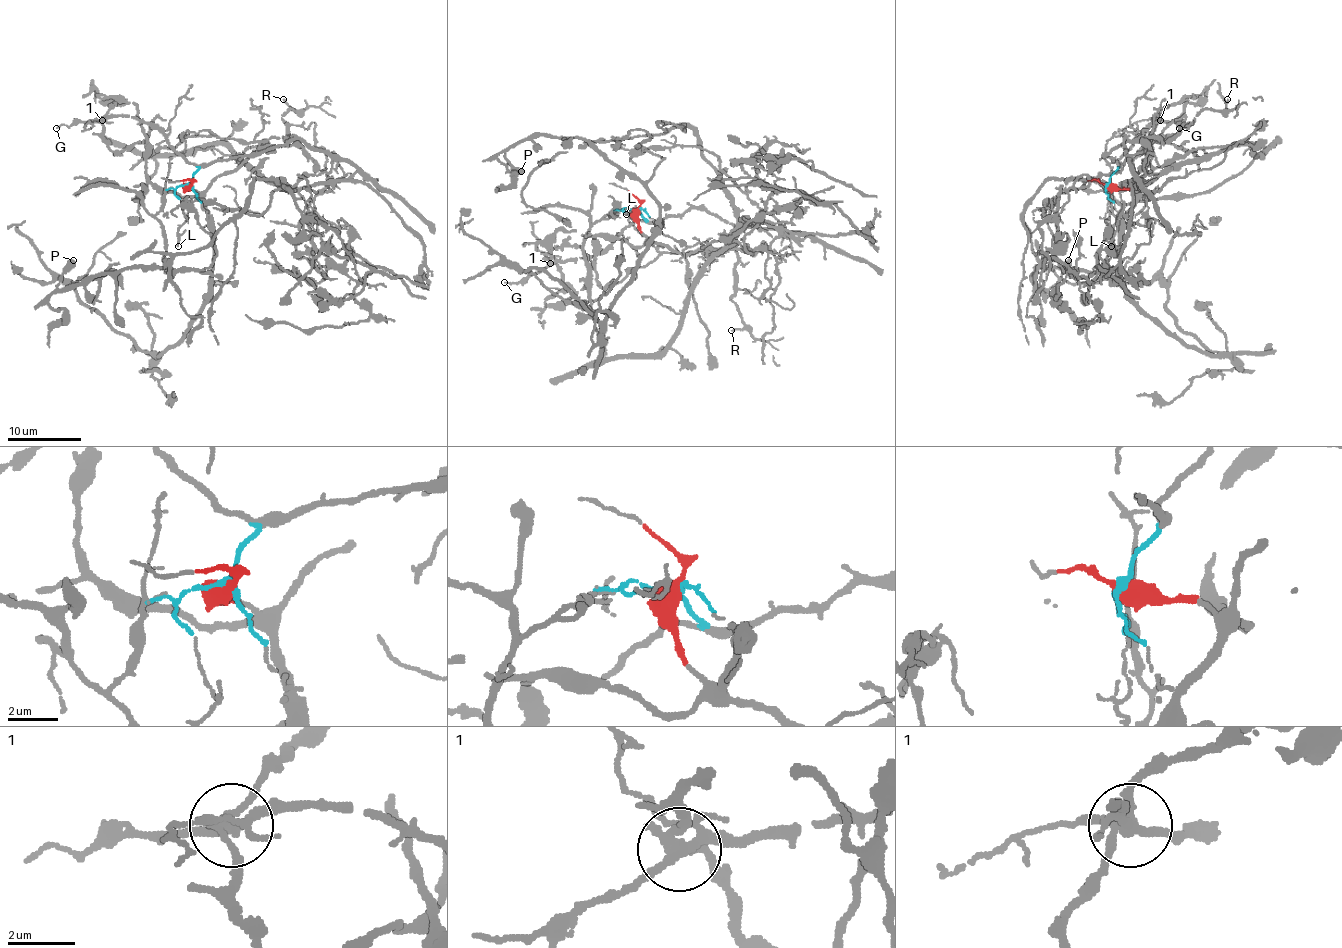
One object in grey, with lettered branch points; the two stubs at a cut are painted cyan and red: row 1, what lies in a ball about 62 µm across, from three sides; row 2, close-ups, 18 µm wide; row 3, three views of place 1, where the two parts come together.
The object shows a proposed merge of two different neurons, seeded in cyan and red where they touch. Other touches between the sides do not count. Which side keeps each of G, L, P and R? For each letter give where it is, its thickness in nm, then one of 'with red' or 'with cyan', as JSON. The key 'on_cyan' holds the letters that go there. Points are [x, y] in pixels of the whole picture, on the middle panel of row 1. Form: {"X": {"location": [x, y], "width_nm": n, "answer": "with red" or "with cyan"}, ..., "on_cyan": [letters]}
{"G": {"location": [504, 282], "width_nm": 120, "answer": "with cyan"}, "L": {"location": [626, 214], "width_nm": 120, "answer": "with cyan"}, "P": {"location": [521, 171], "width_nm": 650, "answer": "with red"}, "R": {"location": [731, 330], "width_nm": 150, "answer": "with cyan"}, "on_cyan": ["G", "L", "R"]}

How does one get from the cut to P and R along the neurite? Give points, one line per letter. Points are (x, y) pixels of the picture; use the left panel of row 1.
P: (188, 185), (210, 217), (212, 276), (133, 269), (86, 276), (60, 289), (57, 285), (73, 259)
R: (188, 185), (201, 167), (259, 156), (290, 139), (281, 117), (288, 110), (296, 111), (283, 98)

